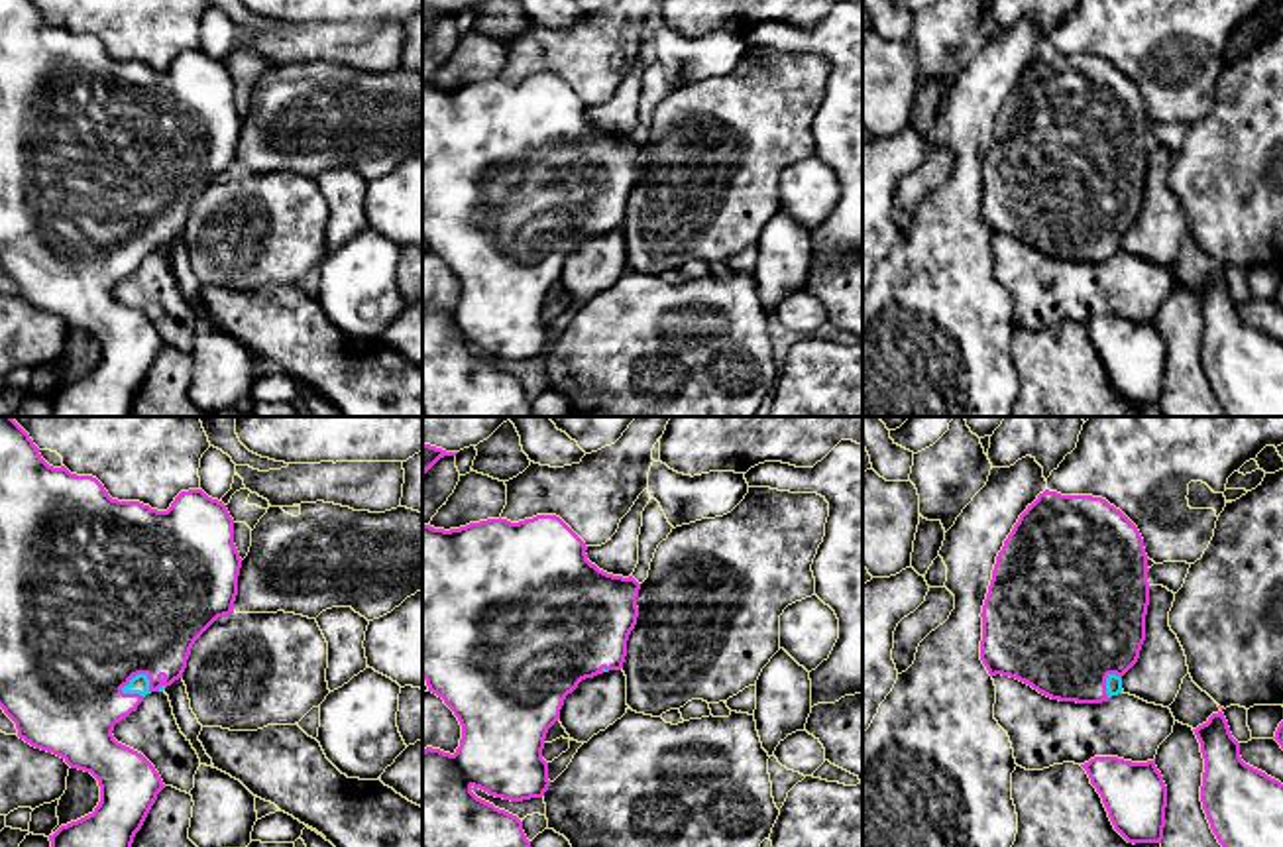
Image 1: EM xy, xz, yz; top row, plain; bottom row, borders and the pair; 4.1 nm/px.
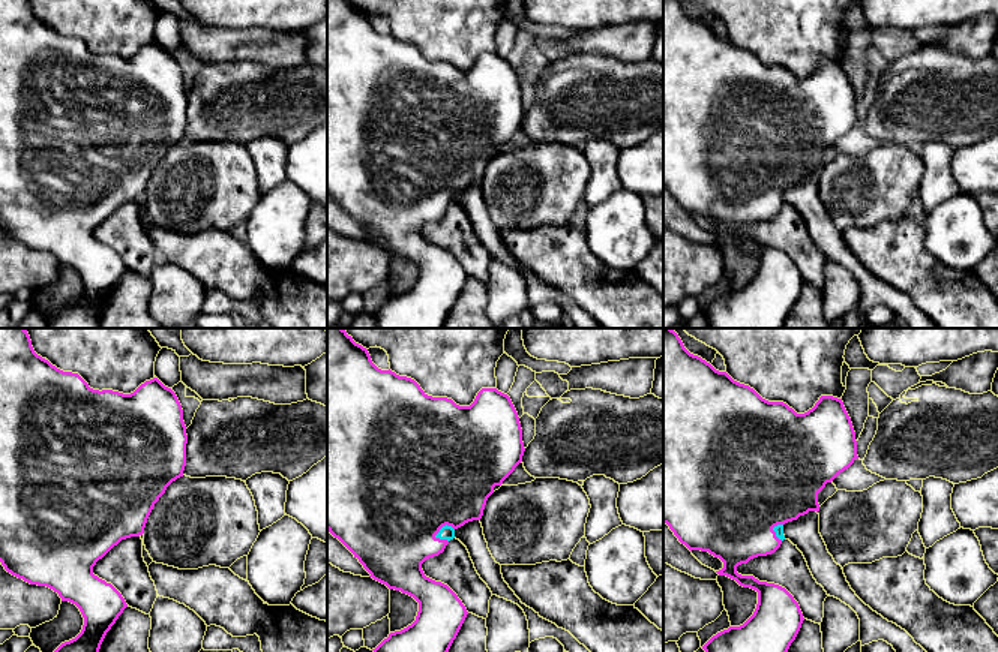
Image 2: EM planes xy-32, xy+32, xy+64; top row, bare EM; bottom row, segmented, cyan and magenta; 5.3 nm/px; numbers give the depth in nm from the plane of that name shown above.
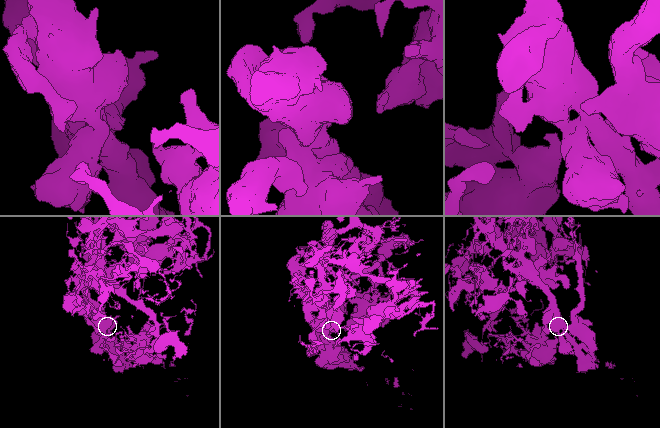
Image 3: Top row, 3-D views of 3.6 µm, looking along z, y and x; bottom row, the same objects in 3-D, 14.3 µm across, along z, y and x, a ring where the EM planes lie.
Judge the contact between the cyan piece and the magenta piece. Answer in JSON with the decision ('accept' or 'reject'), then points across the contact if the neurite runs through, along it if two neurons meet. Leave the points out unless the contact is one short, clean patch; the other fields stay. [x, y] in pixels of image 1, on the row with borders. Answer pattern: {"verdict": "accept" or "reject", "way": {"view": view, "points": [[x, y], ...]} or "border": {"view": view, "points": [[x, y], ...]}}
{"verdict": "accept", "way": {"view": "xy", "points": [[138, 684], [134, 677], [95, 629]]}}

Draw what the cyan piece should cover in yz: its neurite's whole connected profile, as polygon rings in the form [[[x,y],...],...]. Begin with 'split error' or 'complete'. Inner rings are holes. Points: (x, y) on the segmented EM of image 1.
split error; [[[1039,493],[992,570],[980,613],[980,660],[988,674],[1016,678],[1059,702],[1102,704],[1122,694],[1122,676],[1145,641],[1147,560],[1138,527],[1106,499]]]

